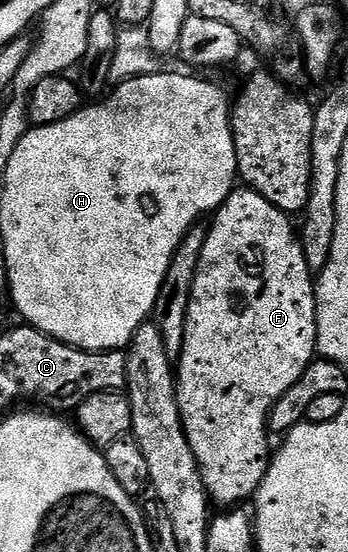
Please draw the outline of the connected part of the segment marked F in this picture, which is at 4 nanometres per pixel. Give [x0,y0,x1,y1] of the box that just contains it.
[174,187,317,507]

